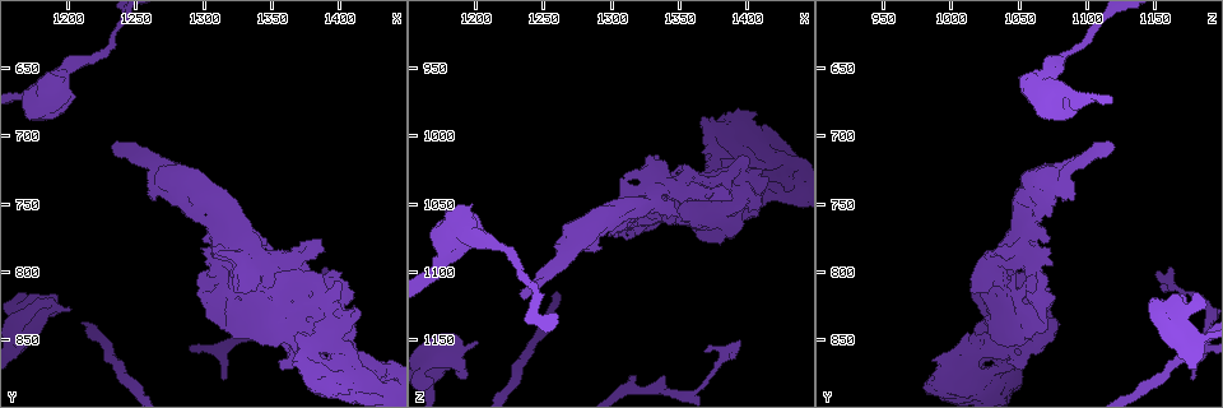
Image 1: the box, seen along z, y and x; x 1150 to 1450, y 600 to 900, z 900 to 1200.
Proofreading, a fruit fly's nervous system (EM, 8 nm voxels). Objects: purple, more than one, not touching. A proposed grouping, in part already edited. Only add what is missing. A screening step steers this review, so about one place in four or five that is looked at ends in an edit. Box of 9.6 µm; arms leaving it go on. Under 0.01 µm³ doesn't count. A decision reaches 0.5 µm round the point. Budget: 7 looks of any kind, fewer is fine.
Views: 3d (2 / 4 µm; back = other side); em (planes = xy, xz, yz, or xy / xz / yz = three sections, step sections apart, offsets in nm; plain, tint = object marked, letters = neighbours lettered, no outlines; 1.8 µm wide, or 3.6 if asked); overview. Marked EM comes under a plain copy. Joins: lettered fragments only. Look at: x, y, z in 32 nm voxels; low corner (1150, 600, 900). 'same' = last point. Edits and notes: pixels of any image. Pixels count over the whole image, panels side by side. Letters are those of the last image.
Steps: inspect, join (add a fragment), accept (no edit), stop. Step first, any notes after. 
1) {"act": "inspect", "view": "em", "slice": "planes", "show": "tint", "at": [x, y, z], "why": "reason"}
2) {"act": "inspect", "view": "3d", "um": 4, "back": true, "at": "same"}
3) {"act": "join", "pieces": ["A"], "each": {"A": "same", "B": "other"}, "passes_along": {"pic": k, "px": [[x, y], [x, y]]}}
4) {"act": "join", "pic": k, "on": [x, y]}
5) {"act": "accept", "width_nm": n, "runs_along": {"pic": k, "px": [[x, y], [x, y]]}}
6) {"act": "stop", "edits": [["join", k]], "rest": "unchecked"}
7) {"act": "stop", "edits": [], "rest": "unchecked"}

{"act": "inspect", "view": "3d", "um": 4, "at": [1396, 808, 1014], "why": "thick end"}

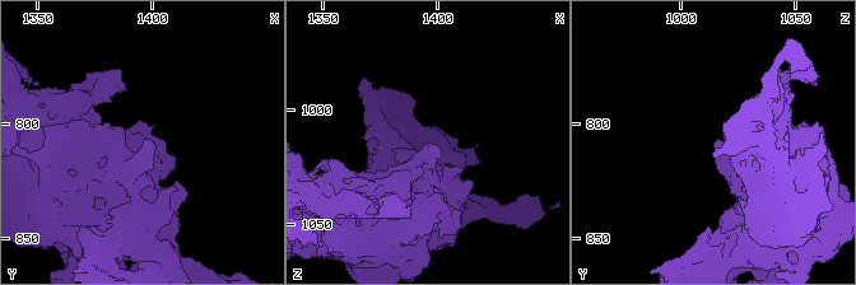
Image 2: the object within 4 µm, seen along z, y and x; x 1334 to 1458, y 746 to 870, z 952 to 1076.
{"act": "inspect", "view": "em", "slice": "xy", "step": 16, "show": "letters", "at": [1396, 809, 1014]}

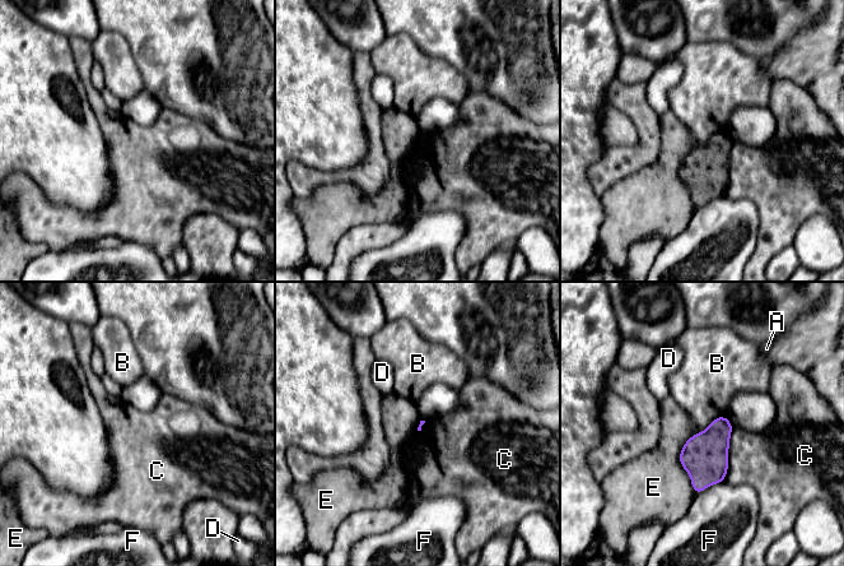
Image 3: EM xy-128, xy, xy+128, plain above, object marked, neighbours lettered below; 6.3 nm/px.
{"act": "inspect", "view": "em", "slice": "planes", "show": "letters", "at": "same", "why": "another direction"}

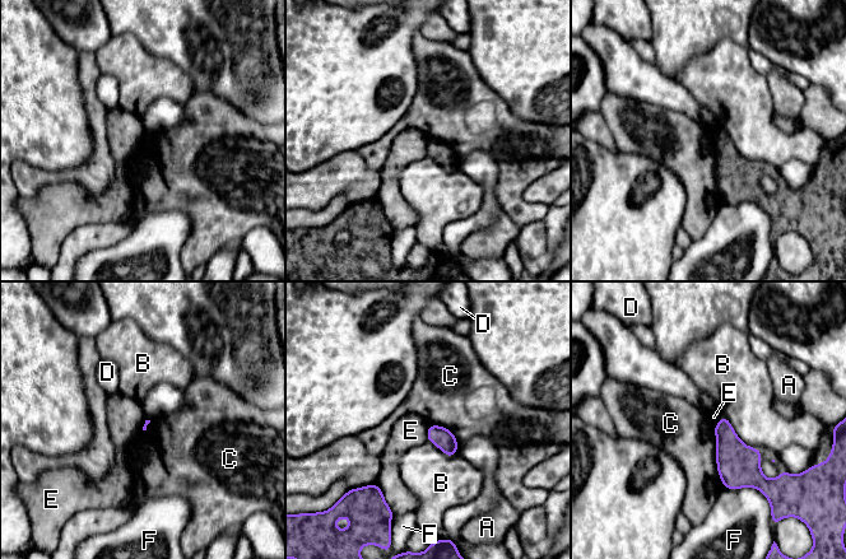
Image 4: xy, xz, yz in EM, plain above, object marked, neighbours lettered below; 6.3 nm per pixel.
{"act": "accept", "each": {"A": "other", "B": "other", "C": "other", "D": "other", "E": "other", "F": "other"}, "border": {"pic": 4, "px": [[376, 483], [386, 502]]}, "found": "no lettered fragment goes on from it"}

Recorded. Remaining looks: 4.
{"act": "inspect", "view": "em", "slice": "xy", "step": 4, "show": "tint", "at": [1332, 800, 1030], "why": "thin neck"}

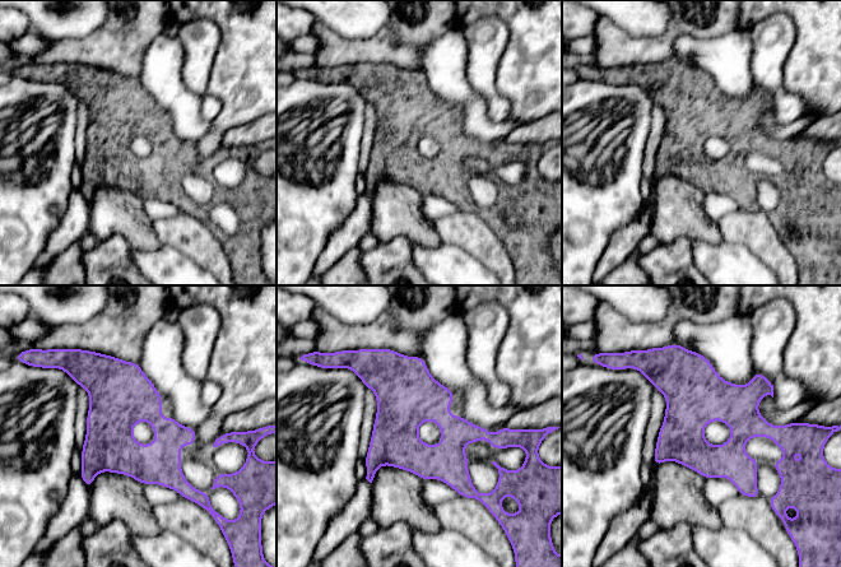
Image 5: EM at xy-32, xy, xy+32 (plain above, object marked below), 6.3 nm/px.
{"act": "inspect", "view": "em", "slice": "planes", "show": "letters", "at": "same"}

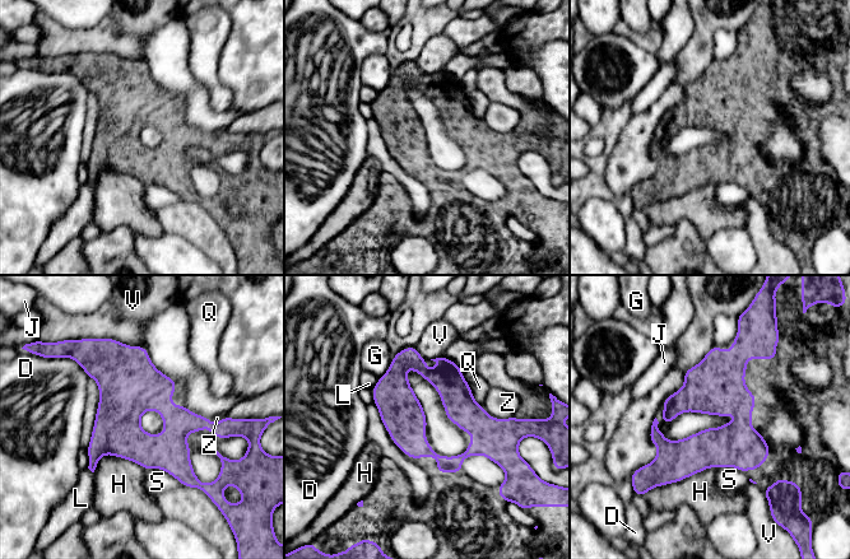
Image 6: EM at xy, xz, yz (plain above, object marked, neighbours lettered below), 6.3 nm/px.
{"act": "accept", "longest_contact_nm": ["V", 480], "each": {"D": "other", "G": "other", "H": "other", "J": "other", "L": "other", "Q": "other", "S": "other", "V": "other", "Z": "other"}, "border": {"pic": 6, "px": [[713, 345], [663, 401]]}, "found": "none of them fits"}

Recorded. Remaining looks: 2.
{"act": "stop", "edits": [], "rest": "unchecked"}

